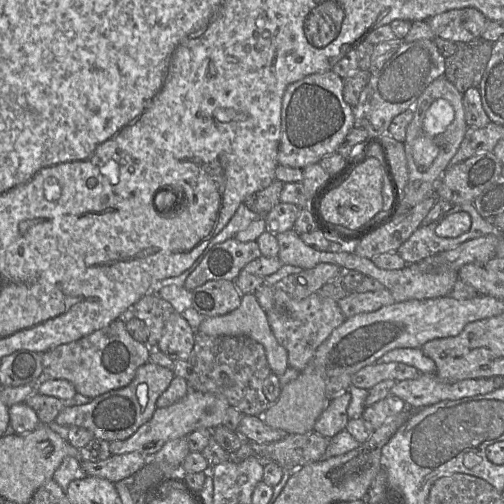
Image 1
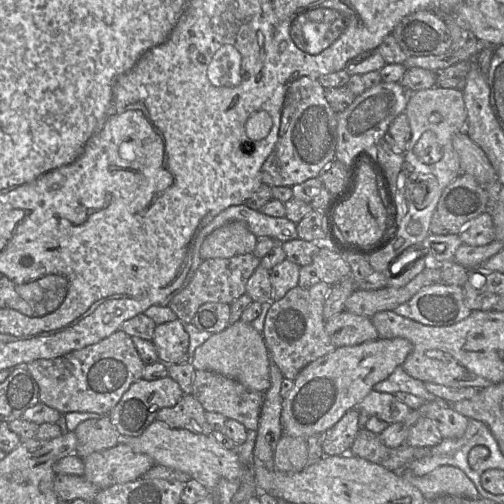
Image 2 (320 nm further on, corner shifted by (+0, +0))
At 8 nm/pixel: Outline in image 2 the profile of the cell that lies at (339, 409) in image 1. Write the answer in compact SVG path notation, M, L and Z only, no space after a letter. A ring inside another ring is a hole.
M357 408L350 409L323 434L324 455L348 454L359 430L359 411Z

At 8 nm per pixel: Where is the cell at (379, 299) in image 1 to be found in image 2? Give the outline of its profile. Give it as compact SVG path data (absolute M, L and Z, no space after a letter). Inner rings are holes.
M348 311L326 321L325 329L336 347L354 346L379 338L370 317Z

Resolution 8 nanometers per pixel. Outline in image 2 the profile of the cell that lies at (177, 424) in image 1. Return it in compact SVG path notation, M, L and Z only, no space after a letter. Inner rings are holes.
M124 443L94 452L82 459L83 476L99 490L135 481L155 465L151 457L134 452Z

